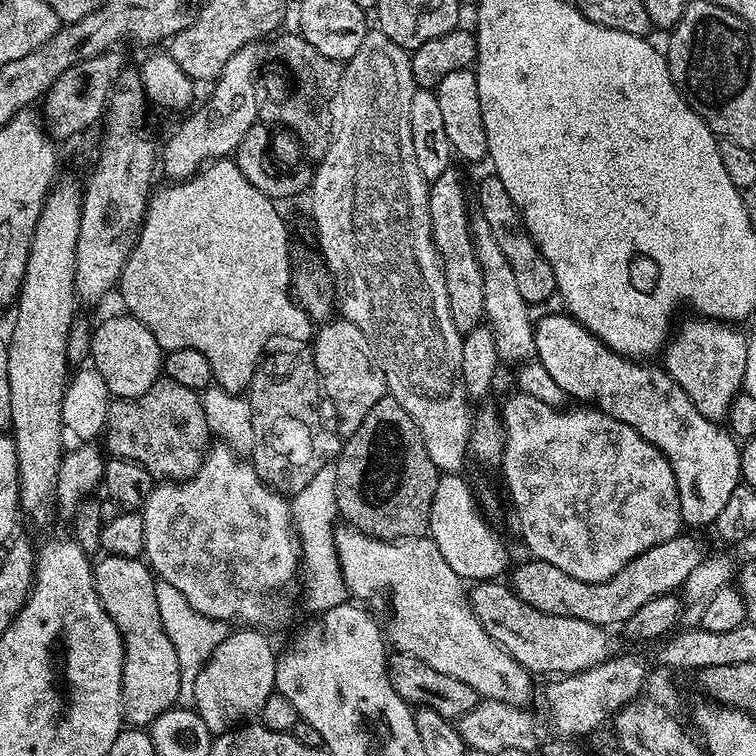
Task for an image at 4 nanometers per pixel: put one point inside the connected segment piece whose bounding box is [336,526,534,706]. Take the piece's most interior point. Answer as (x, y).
(430, 616)

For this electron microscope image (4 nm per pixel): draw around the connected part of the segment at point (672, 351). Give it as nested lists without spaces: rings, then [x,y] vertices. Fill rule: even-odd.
[[[692,318],[696,320],[679,321],[678,327],[671,333],[670,339],[664,346],[662,353],[662,367],[664,371],[686,390],[690,402],[698,406],[699,412],[708,420],[724,422],[728,419],[728,411],[732,409],[732,403],[736,397],[741,395],[744,386],[744,371],[746,370],[746,358],[749,337],[744,337],[739,332],[739,327],[723,320],[713,320],[711,318]]]

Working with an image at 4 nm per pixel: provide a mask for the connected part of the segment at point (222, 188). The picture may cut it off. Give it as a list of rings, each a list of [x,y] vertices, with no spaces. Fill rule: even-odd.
[[[225,158],[211,161],[190,179],[172,182],[167,186],[169,188],[157,187],[149,195],[148,209],[144,211],[144,223],[140,226],[140,235],[136,238],[132,256],[124,263],[124,268],[120,272],[118,293],[120,292],[125,306],[128,307],[125,308],[127,315],[138,318],[138,322],[142,322],[142,326],[146,326],[146,330],[150,330],[150,334],[154,334],[161,350],[192,347],[206,356],[212,371],[212,379],[219,387],[226,389],[227,392],[247,393],[248,383],[252,380],[256,367],[260,365],[260,361],[265,355],[264,347],[275,336],[285,336],[288,340],[305,340],[305,342],[311,341],[314,336],[312,317],[294,299],[294,267],[292,268],[292,252],[288,249],[288,228],[284,225],[279,210],[276,209],[279,208],[277,201],[262,194],[262,190],[258,190],[258,186],[250,186],[250,182],[246,182],[242,170],[238,170],[235,159]]]

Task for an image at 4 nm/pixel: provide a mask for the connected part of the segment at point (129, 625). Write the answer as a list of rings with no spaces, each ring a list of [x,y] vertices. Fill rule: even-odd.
[[[101,555],[95,561],[92,573],[98,598],[106,614],[110,614],[114,626],[118,626],[118,634],[124,643],[124,665],[122,666],[124,719],[129,725],[147,729],[166,710],[177,707],[180,698],[178,654],[174,654],[174,646],[170,643],[170,638],[166,638],[166,630],[162,626],[162,614],[158,614],[157,577],[143,559],[135,560],[105,555]]]

